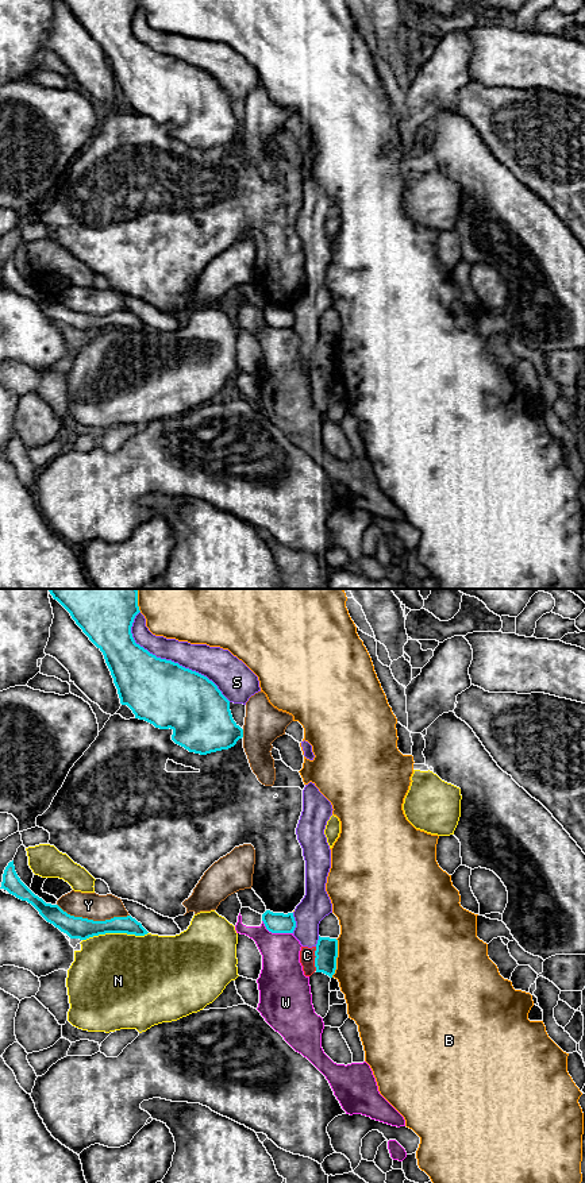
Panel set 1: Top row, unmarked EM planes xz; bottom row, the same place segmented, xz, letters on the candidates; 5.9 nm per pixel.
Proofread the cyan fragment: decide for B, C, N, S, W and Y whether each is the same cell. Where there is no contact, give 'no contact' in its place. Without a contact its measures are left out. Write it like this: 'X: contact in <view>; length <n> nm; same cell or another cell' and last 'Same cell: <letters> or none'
B: contact in xz; length 240 nm; another cell
C: contact in xz; length 140 nm; another cell
N: contact in xz; length 400 nm; another cell
S: contact in xz; length 750 nm; another cell
W: contact in xz; length 200 nm; another cell
Y: contact in xz; length 440 nm; another cell
Same cell: none

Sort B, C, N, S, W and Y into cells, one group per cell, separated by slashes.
B / C S / N / W / Y

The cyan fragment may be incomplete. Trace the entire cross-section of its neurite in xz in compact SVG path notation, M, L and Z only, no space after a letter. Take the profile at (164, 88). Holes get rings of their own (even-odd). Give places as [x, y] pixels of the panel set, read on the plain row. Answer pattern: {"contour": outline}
{"contour": "M62 0L89 32L89 35L103 47L105 58L113 73L122 100L127 100L135 113L145 115L159 124L172 124L172 135L189 147L207 150L211 147L228 144L243 132L243 124L234 116L230 96L222 89L218 81L207 72L185 63L172 55L157 53L135 38L131 22L135 11L141 7L138 0Z"}

